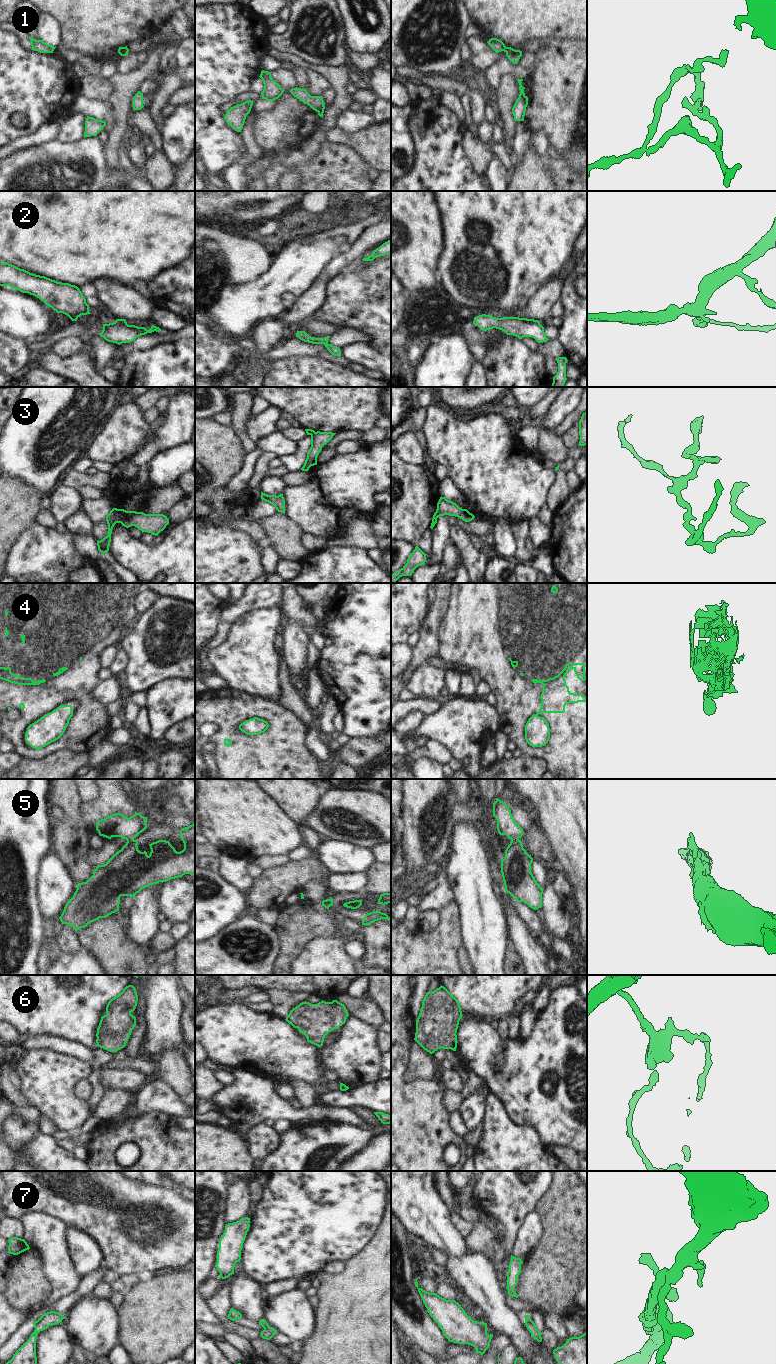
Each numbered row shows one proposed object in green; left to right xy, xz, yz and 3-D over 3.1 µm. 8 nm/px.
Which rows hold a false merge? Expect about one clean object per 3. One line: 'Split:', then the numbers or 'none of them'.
Split: 1, 3, 4, 5

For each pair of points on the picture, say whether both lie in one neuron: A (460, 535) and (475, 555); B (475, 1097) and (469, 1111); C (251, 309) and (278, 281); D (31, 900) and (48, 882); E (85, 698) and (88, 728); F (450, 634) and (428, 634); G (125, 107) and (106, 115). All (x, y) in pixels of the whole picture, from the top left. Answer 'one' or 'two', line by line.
A: one
B: one
C: one
D: two
E: one
F: two
G: two

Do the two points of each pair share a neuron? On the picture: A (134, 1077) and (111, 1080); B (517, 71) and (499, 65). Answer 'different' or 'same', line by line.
A: same
B: same

